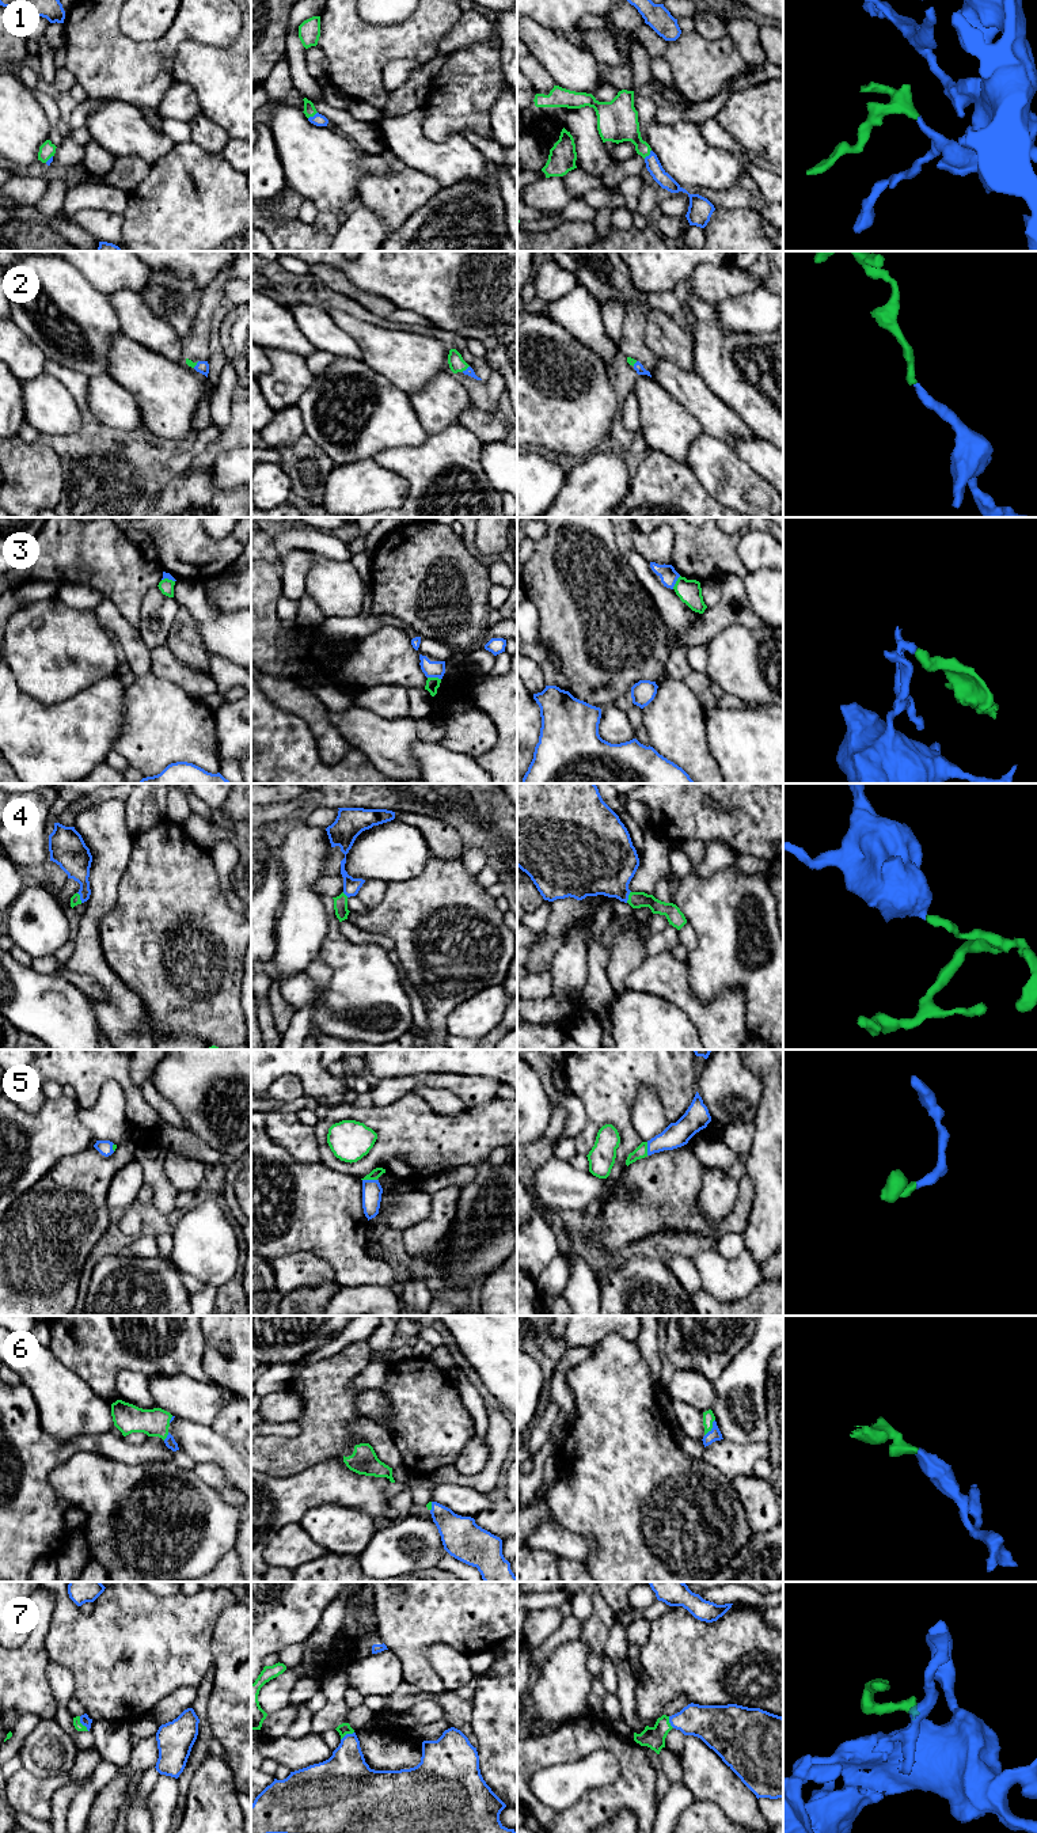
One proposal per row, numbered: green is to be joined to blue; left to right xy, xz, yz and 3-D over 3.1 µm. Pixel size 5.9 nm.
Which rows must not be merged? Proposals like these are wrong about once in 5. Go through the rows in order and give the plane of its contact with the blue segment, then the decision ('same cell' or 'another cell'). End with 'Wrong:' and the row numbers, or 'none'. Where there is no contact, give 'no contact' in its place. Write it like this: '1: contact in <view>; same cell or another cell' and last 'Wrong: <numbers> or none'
1: contact in yz; same cell
2: contact in xz; same cell
3: contact in xz; another cell
4: contact in yz; same cell
5: contact in xz; same cell
6: contact in yz; same cell
7: contact in xy; same cell
Wrong: 3

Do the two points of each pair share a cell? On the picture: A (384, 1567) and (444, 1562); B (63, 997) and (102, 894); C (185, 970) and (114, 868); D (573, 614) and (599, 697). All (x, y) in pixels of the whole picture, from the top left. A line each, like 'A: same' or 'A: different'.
A: different
B: different
C: different
D: same

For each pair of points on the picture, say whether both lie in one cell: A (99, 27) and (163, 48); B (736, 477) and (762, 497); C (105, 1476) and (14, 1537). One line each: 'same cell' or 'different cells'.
A: same cell
B: same cell
C: different cells

